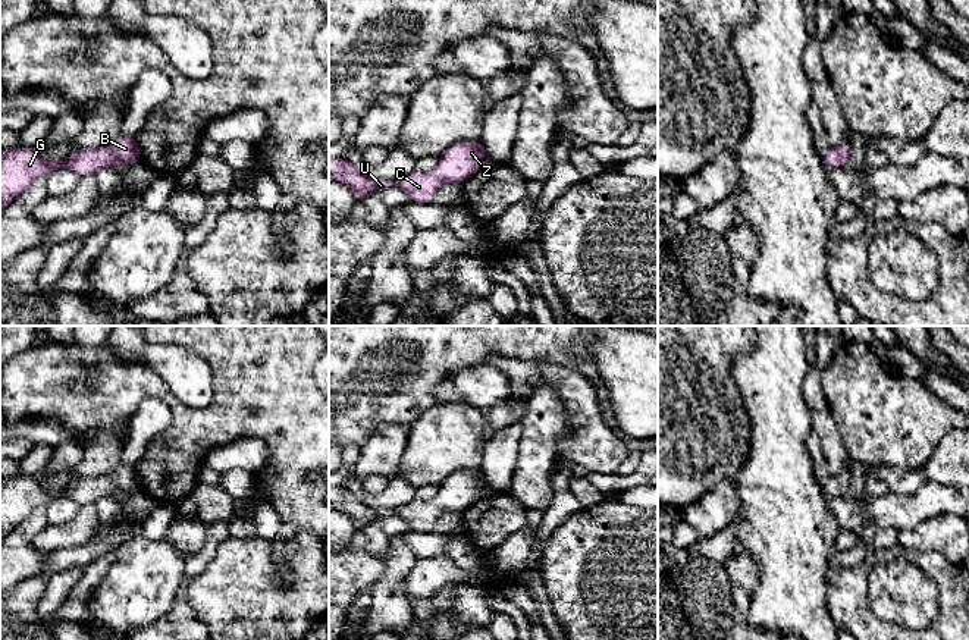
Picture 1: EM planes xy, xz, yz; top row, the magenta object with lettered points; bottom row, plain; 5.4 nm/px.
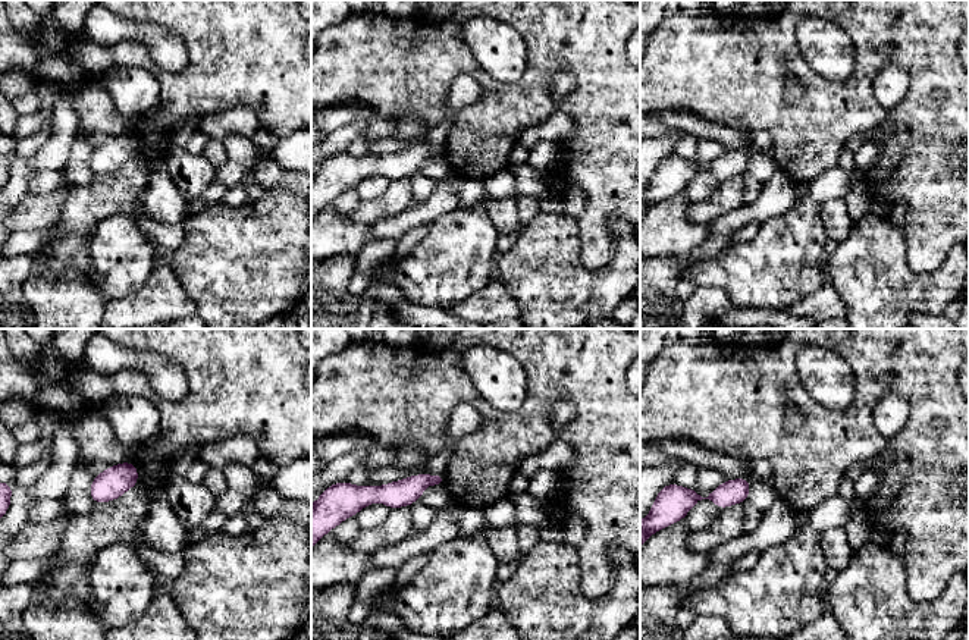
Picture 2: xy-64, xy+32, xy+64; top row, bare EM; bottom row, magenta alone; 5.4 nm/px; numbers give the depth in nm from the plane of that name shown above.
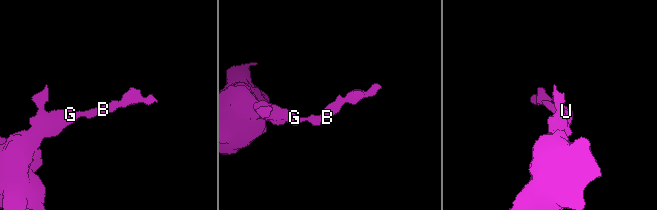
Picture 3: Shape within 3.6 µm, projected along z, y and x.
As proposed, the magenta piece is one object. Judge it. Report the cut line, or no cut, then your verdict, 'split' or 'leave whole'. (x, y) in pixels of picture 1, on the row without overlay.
cut none; leave whole

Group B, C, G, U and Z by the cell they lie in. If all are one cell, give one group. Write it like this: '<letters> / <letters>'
B C G U Z

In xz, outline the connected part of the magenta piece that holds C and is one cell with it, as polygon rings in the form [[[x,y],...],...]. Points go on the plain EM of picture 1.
[[[455,471],[438,490],[432,502],[413,501],[399,508],[370,508],[358,495],[345,487],[329,487],[329,509],[345,512],[357,530],[371,520],[401,515],[413,531],[433,531],[443,511],[464,512],[477,501],[480,489],[486,489],[486,477],[479,471]]]

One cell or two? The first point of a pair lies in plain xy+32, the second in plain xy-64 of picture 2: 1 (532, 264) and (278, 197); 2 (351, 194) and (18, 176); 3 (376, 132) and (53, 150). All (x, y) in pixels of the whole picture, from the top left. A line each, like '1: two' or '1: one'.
1: one
2: one
3: two

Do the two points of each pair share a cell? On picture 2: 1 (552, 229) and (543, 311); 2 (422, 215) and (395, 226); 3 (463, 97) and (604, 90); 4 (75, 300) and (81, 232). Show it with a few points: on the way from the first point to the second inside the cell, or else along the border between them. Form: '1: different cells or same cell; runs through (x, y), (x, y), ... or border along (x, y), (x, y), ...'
1: same cell; runs through (532, 250), (529, 253), (529, 292)
2: same cell; runs through (416, 215), (401, 223)
3: different cells; border along (467, 72), (480, 94), (452, 118)
4: same cell; runs through (75, 284), (75, 248)

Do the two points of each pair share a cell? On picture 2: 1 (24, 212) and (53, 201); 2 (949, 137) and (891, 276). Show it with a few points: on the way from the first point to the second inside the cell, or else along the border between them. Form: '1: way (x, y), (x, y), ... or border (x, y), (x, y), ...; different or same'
1: way (31, 212), (43, 212), (46, 209); same
2: border (906, 257), (918, 272), (933, 272), (940, 264); different

